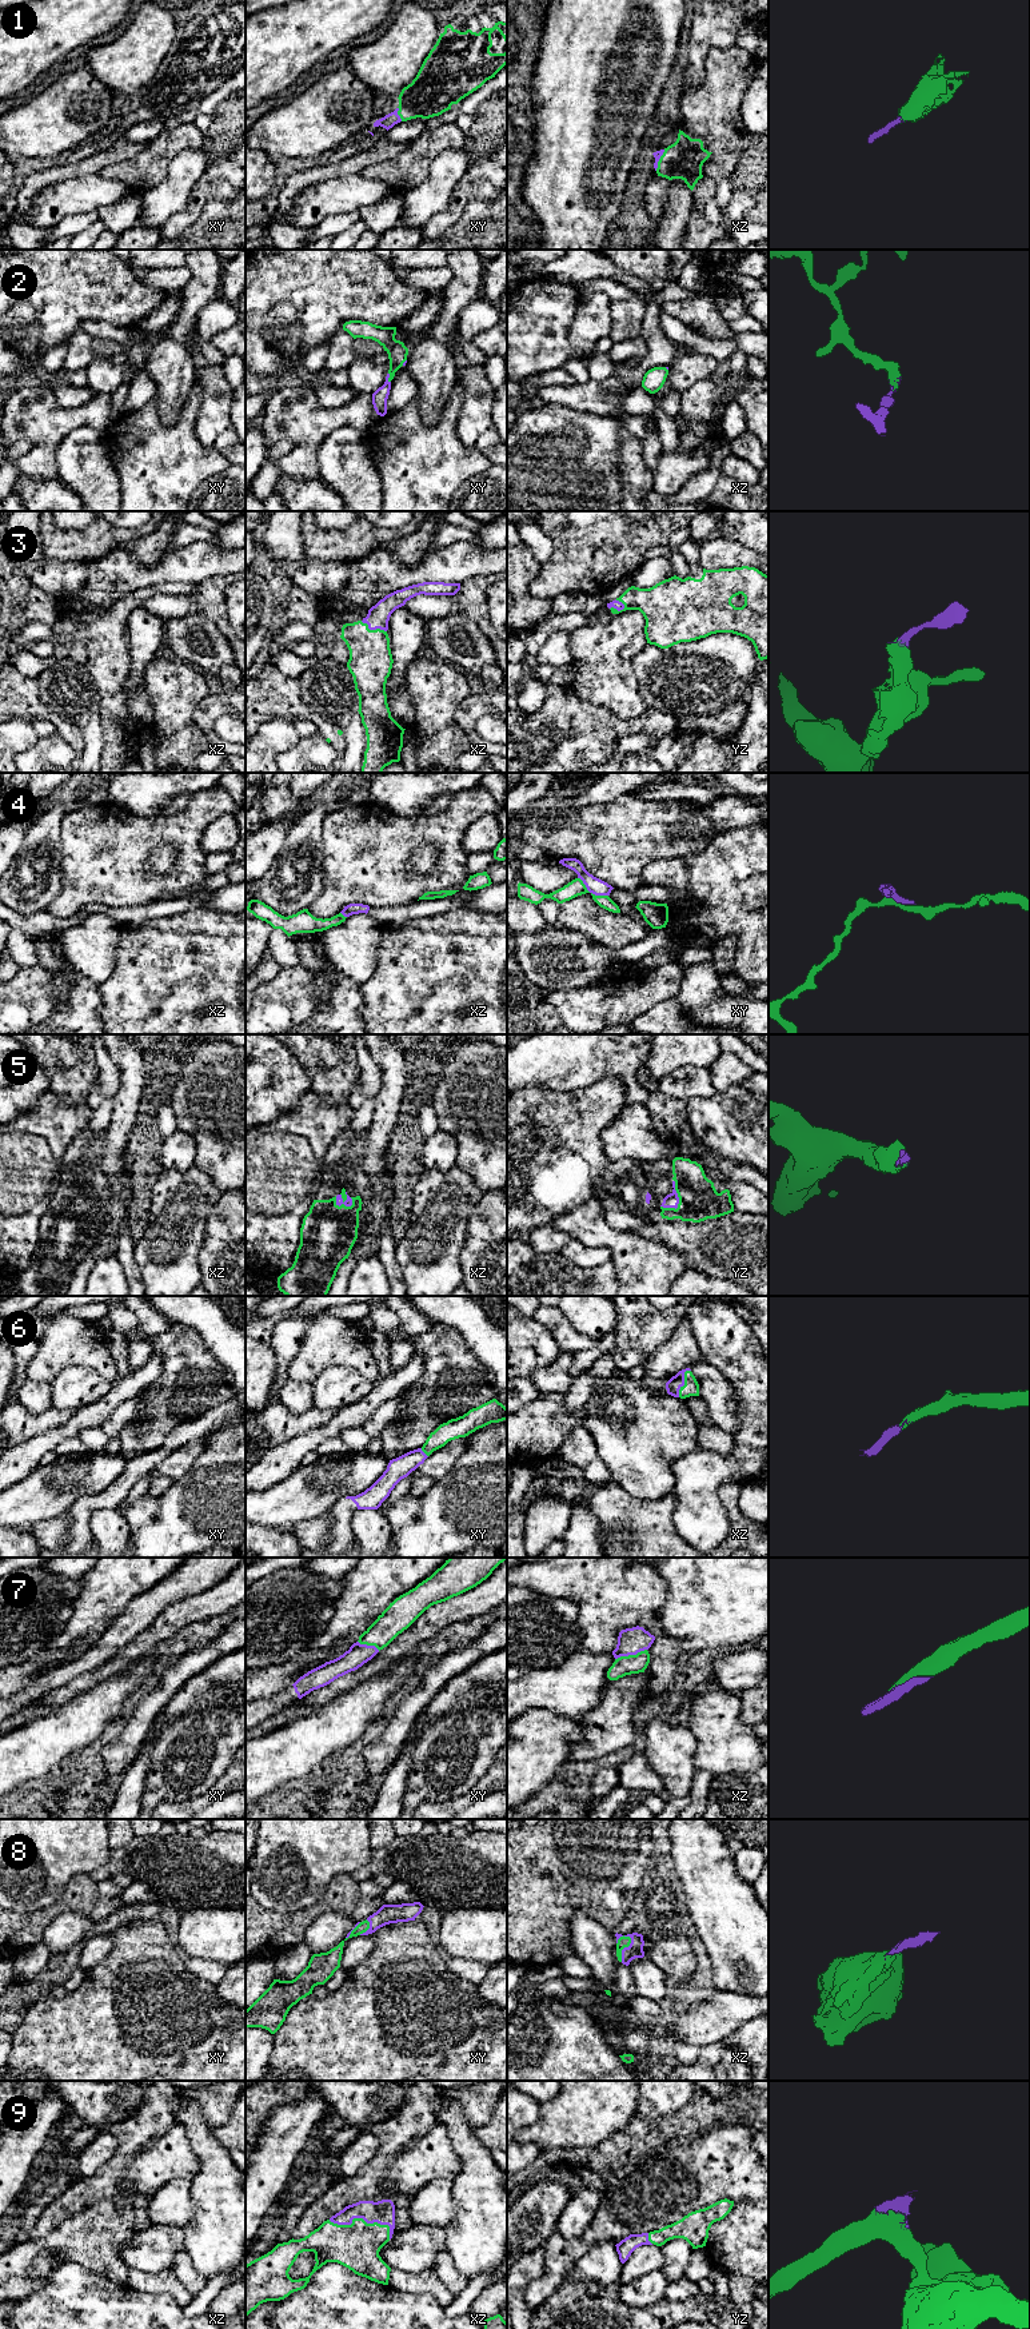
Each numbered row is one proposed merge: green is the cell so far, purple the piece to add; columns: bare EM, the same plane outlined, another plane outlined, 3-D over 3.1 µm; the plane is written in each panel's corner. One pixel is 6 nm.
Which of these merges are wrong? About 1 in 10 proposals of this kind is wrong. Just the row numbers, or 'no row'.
4

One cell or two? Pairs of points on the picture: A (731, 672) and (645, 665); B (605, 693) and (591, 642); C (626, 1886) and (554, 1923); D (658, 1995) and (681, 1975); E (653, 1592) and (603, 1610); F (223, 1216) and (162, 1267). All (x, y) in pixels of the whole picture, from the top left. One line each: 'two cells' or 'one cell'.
A: one cell
B: one cell
C: one cell
D: two cells
E: one cell
F: two cells

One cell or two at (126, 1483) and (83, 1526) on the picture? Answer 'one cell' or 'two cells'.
one cell

